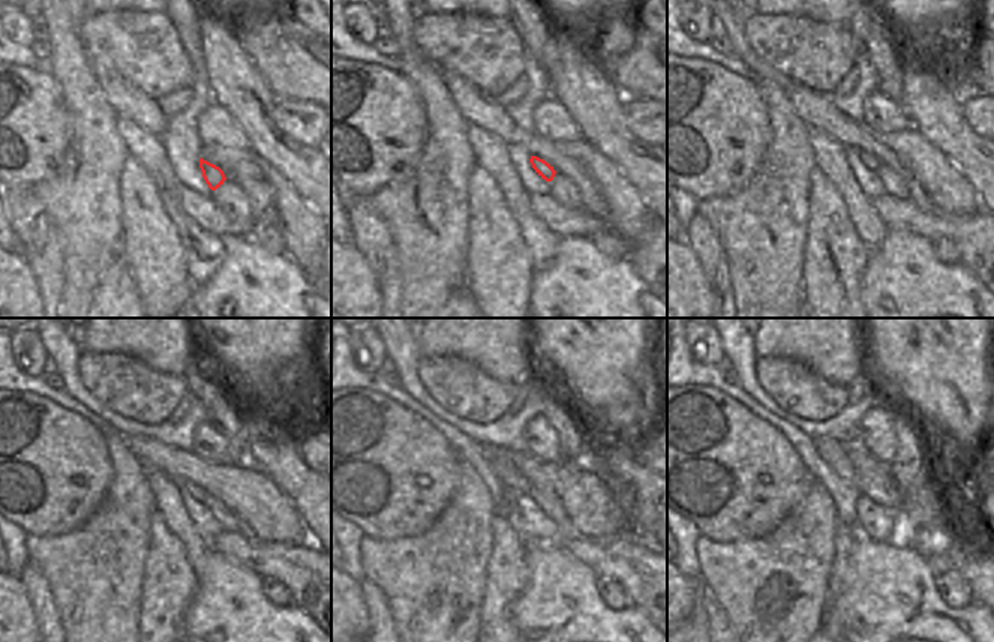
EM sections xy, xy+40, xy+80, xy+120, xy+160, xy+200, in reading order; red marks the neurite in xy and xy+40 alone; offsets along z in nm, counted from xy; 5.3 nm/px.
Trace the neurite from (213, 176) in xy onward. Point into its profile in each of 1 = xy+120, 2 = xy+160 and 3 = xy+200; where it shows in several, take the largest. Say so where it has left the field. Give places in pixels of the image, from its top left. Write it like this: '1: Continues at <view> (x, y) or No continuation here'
1: Continues at xy+120 (198, 494)
2: Continues at xy+160 (511, 480)
3: Continues at xy+200 (832, 452).

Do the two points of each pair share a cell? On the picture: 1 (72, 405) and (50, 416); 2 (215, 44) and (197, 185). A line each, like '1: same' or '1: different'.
1: different
2: different

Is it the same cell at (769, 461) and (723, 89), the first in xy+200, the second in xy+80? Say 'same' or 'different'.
same

